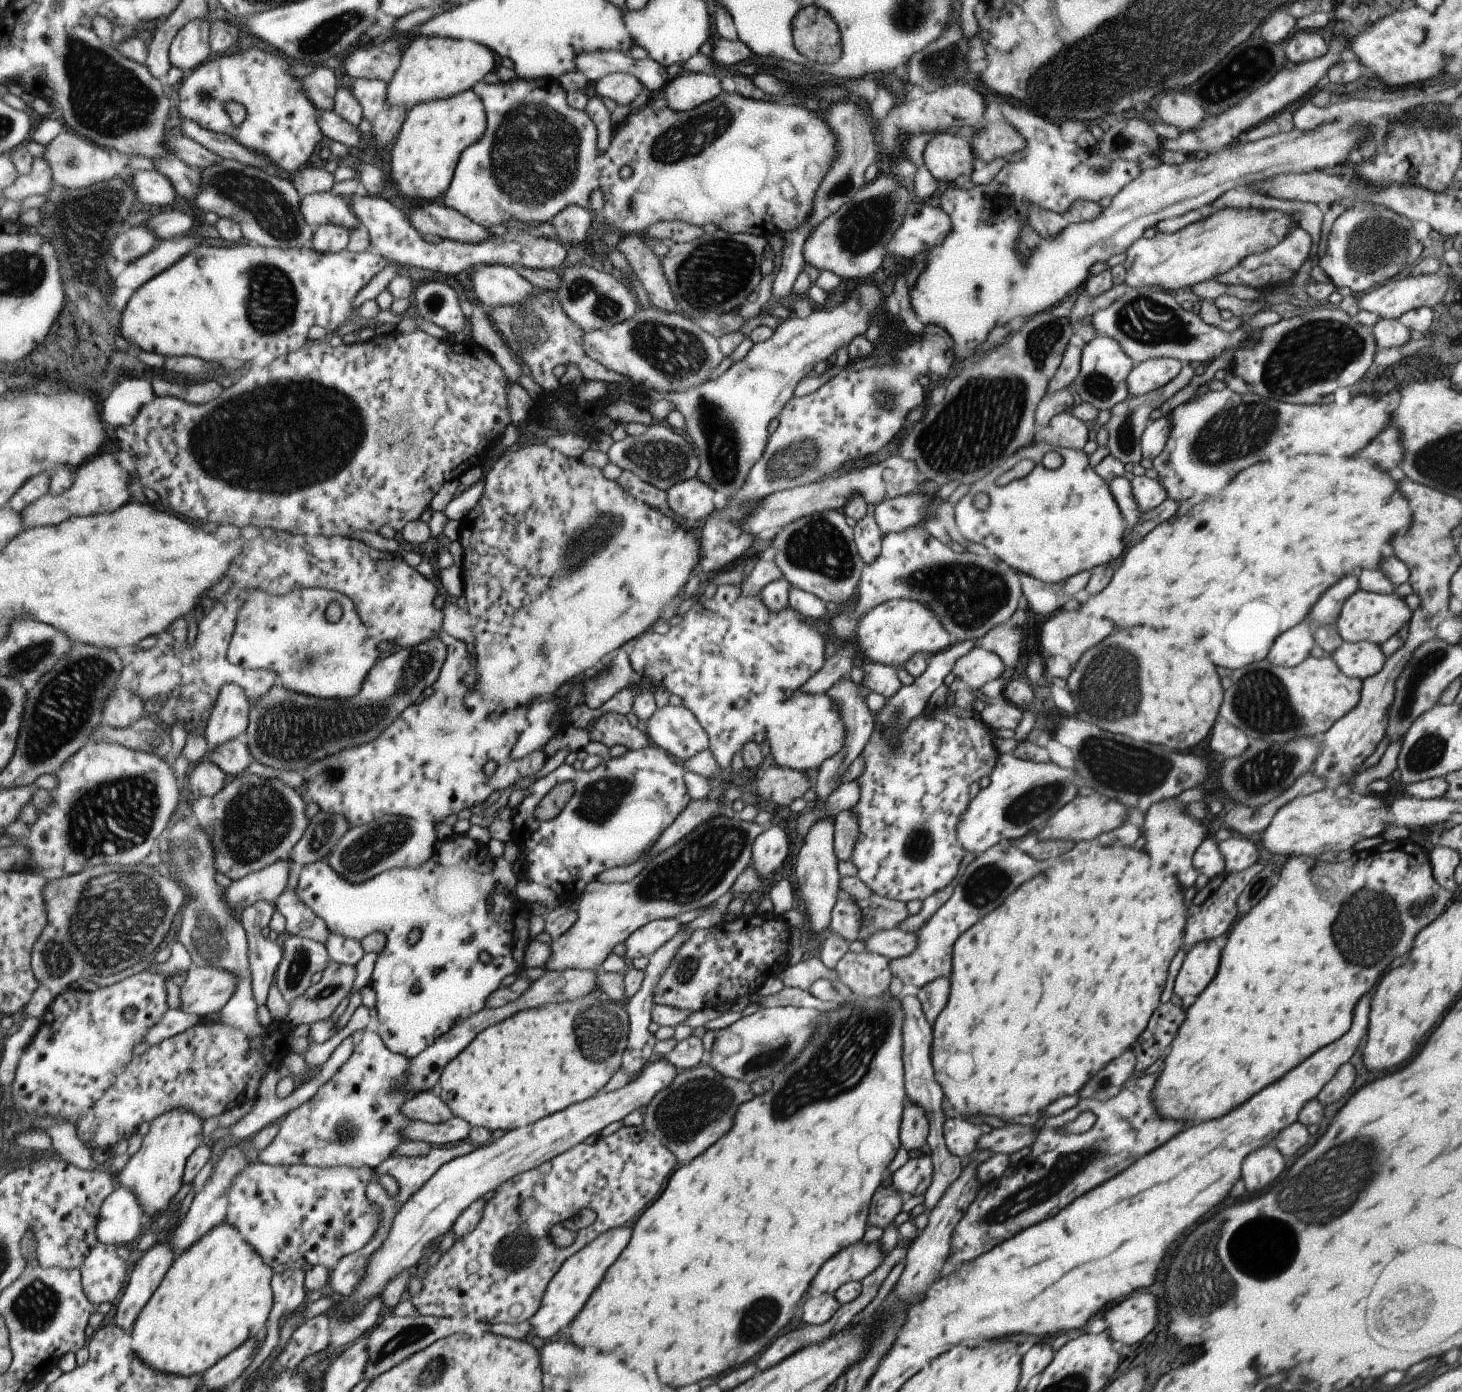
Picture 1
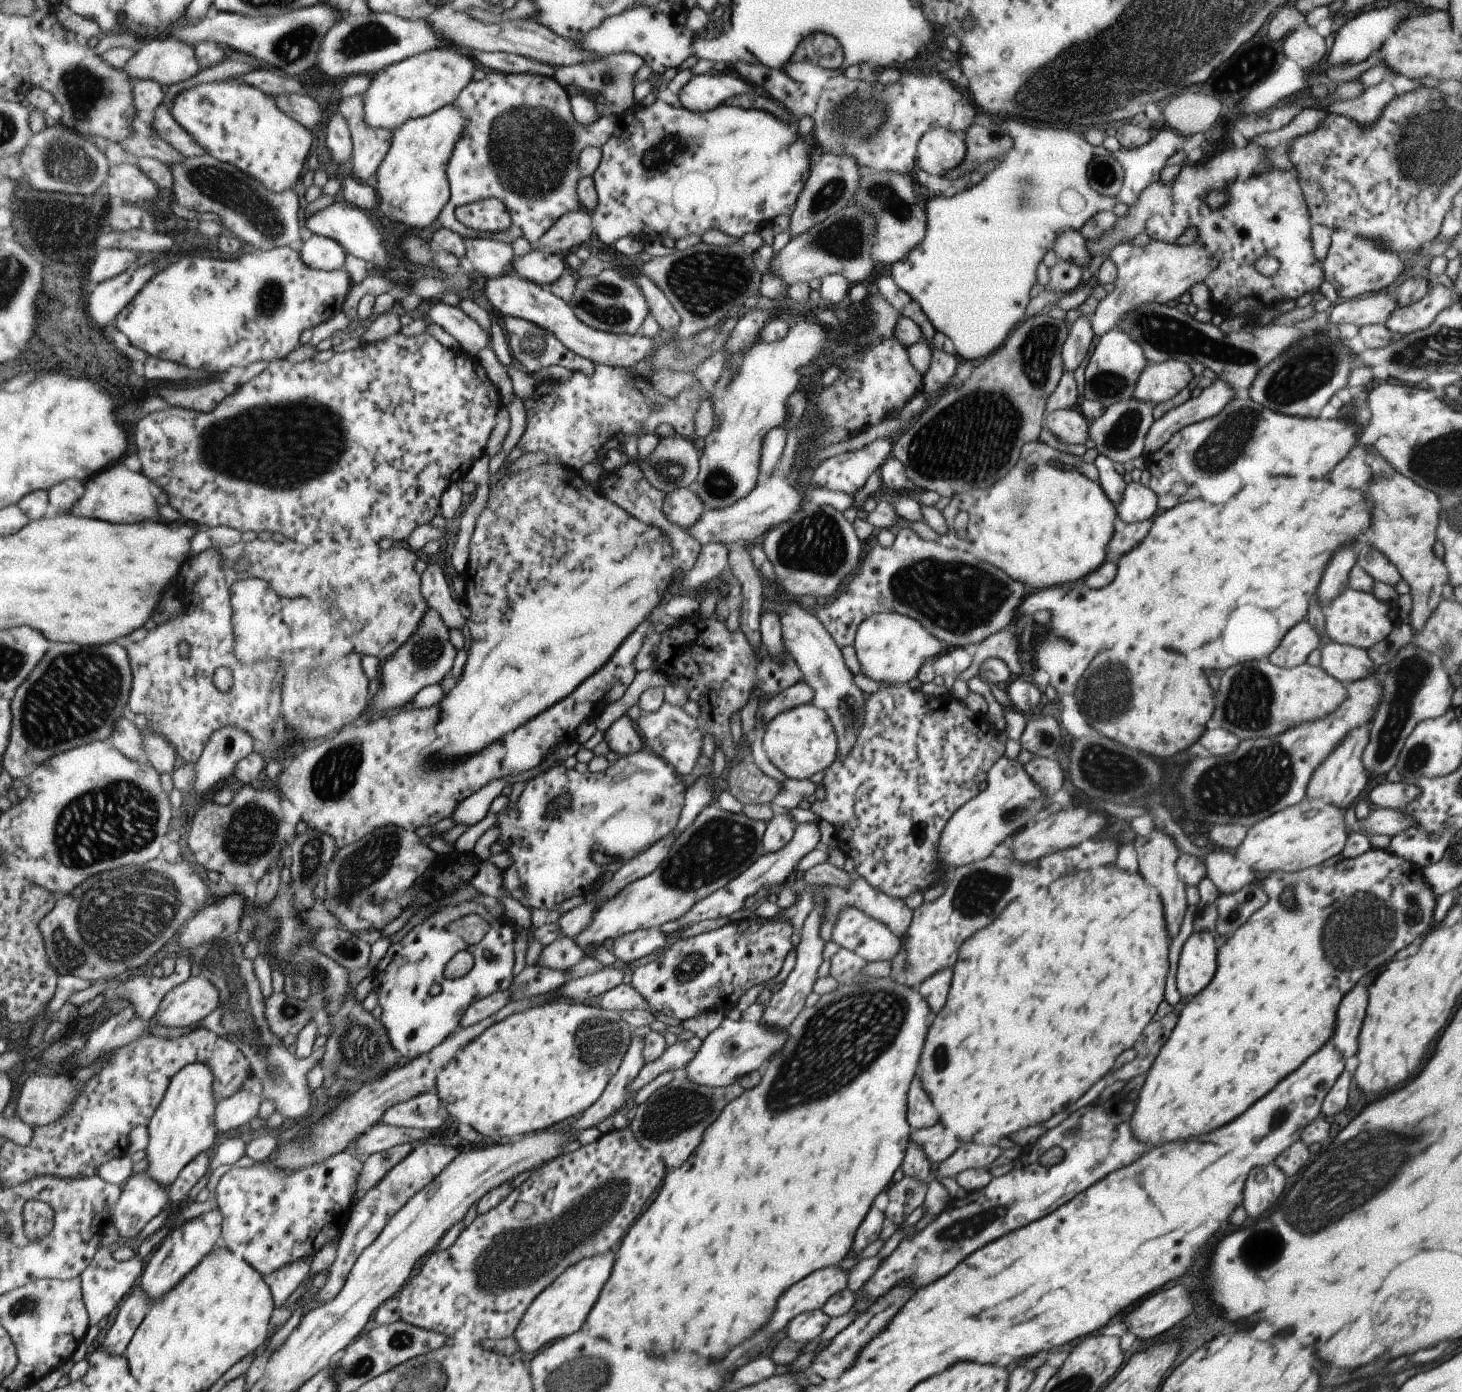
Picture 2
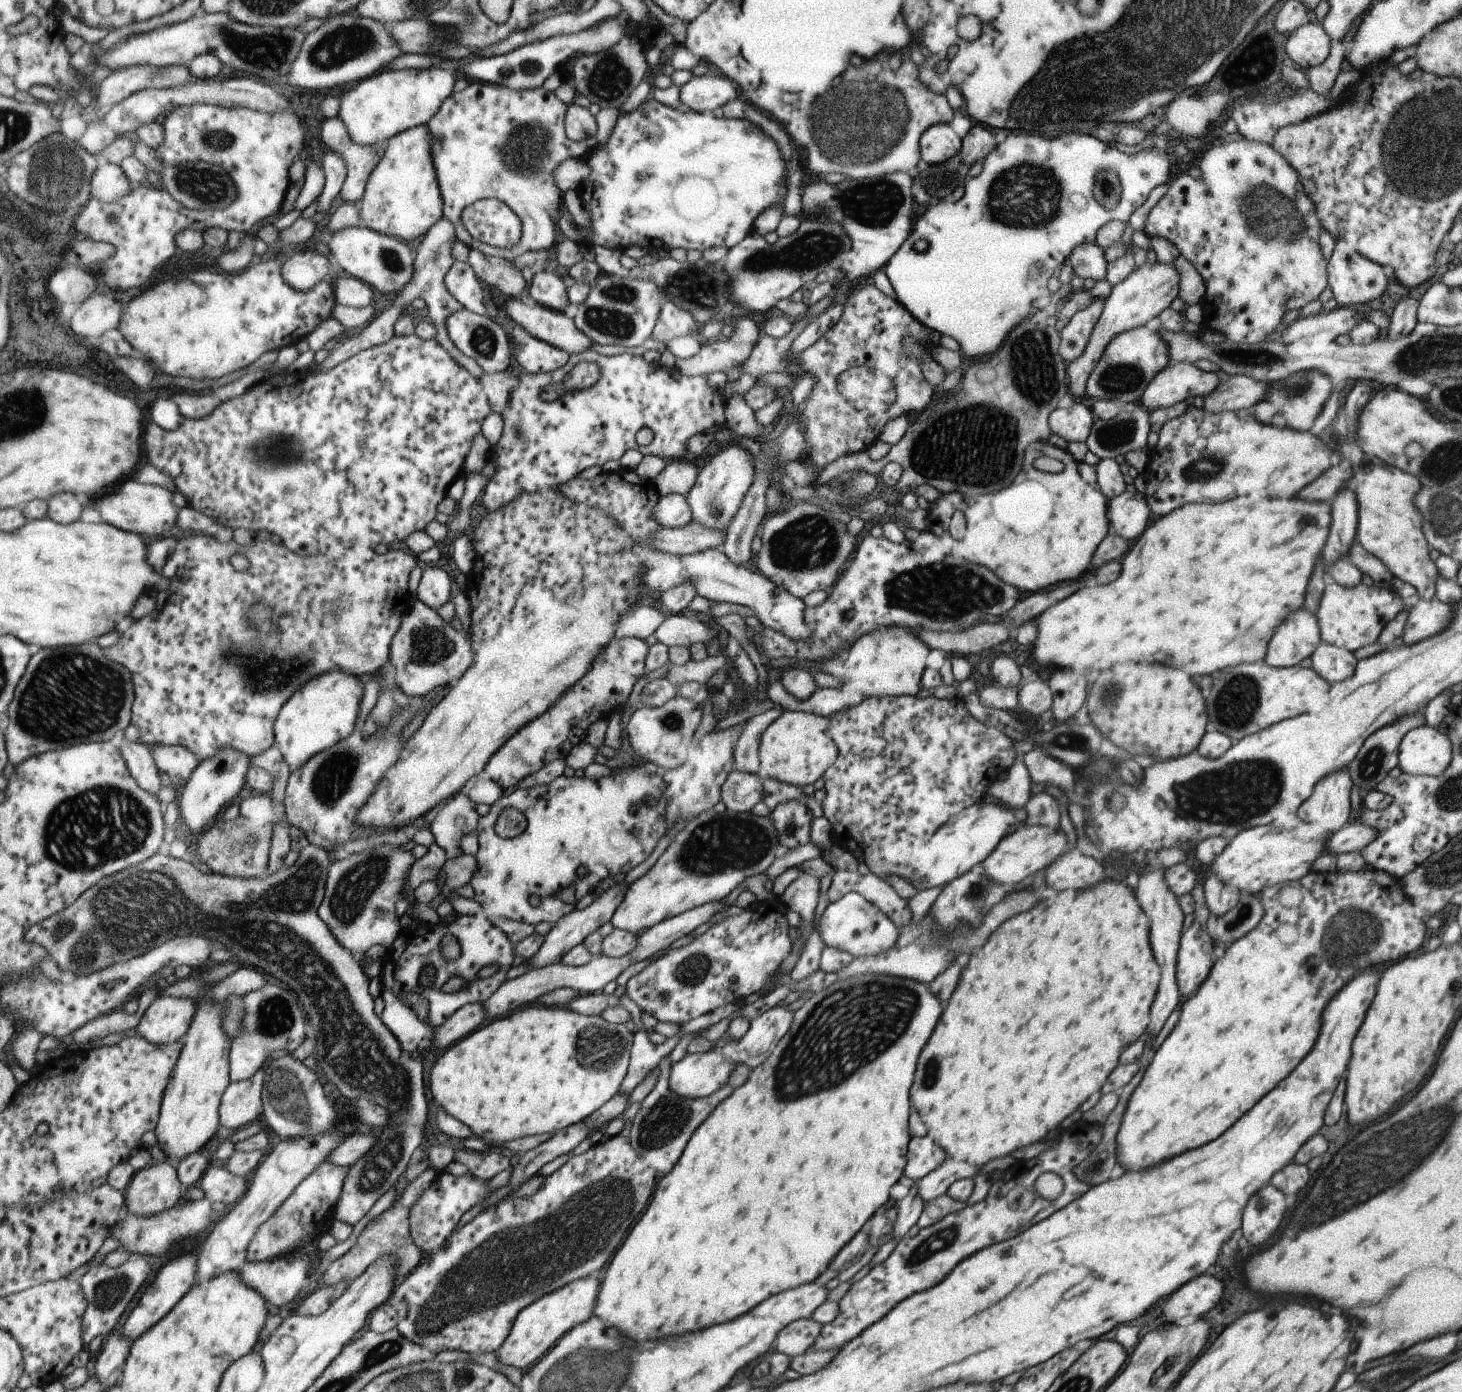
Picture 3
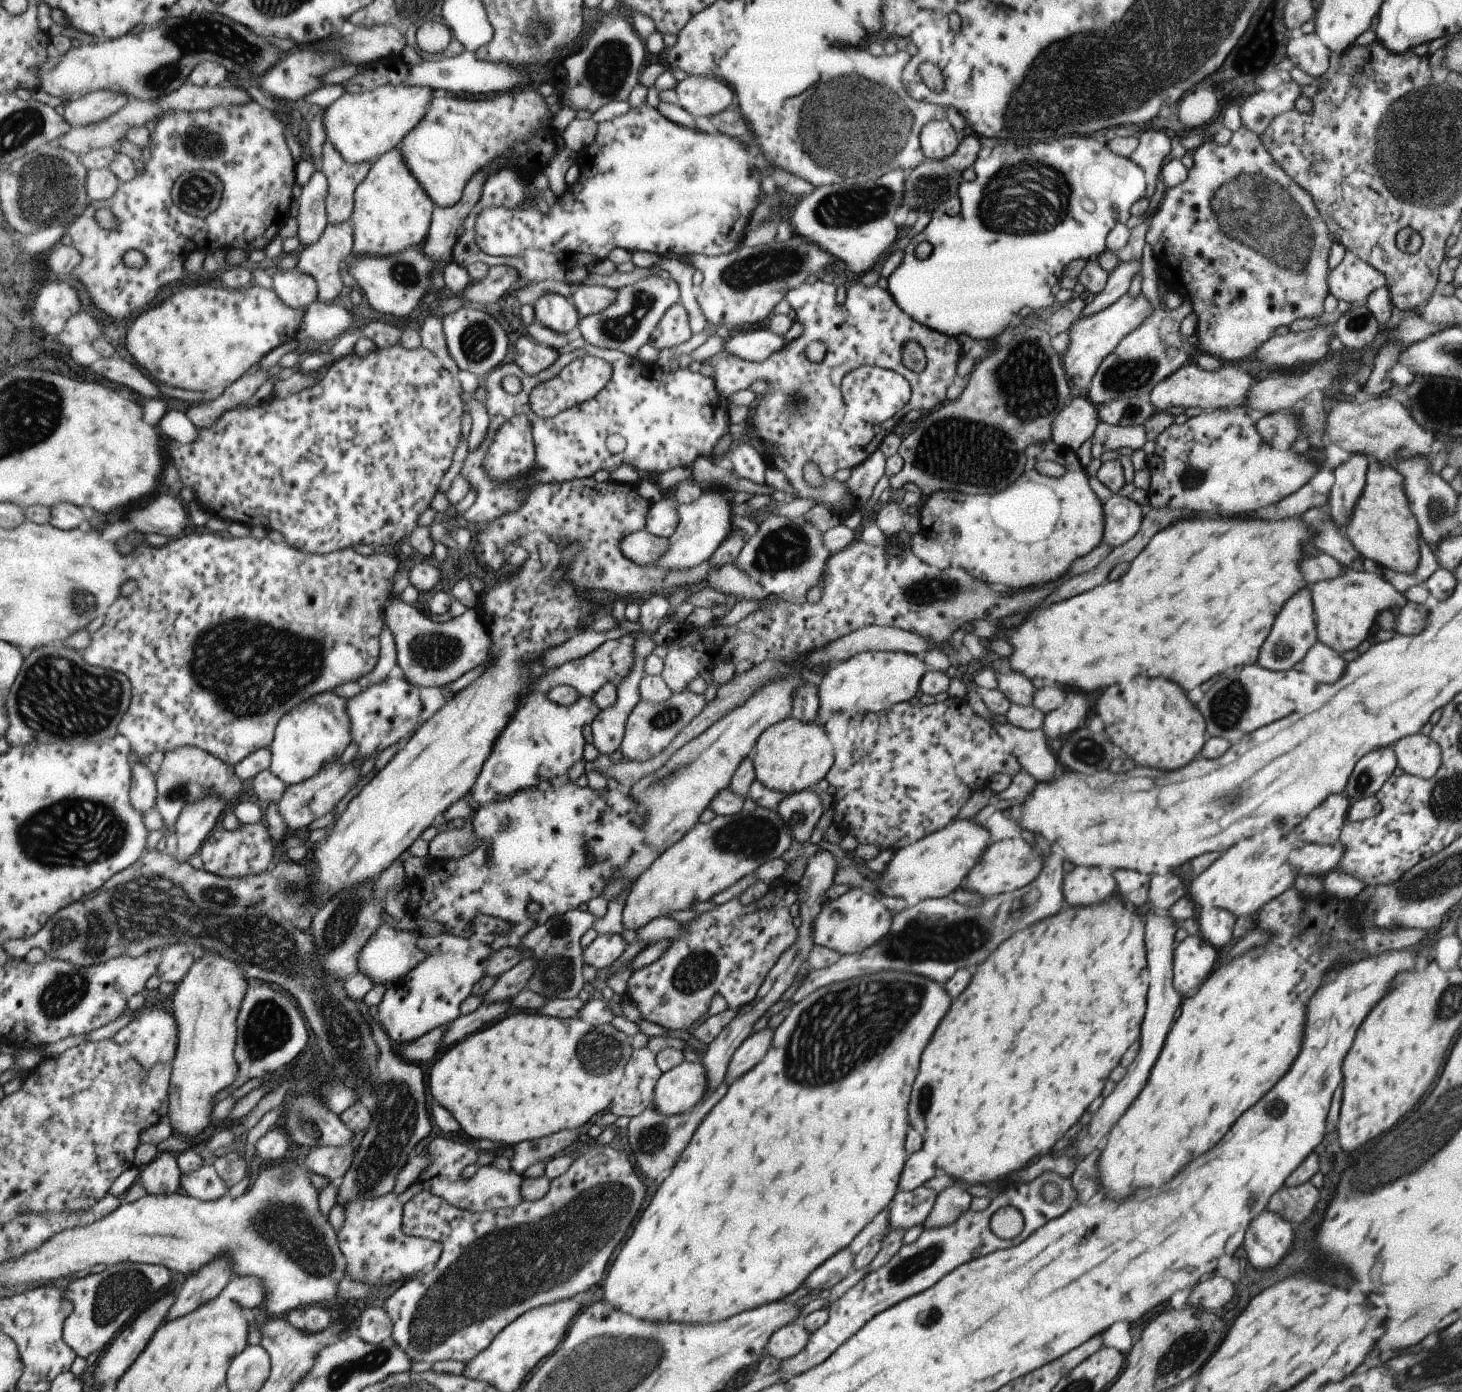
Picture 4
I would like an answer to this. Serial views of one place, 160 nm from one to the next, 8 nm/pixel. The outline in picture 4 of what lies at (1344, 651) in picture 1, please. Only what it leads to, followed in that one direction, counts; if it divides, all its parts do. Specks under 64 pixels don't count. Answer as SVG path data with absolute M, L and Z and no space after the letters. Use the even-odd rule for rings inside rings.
M1318 641L1305 652L1301 668L1307 676L1311 676L1317 684L1321 682L1335 682L1345 670L1345 660L1331 648L1320 644Z

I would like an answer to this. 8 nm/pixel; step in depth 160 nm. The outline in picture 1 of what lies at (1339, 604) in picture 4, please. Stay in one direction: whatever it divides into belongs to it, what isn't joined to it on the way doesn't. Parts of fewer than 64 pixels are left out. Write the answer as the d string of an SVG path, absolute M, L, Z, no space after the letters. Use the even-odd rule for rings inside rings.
M1357 589L1348 596L1343 603L1342 609L1336 618L1335 626L1339 636L1348 643L1367 641L1380 645L1395 632L1408 624L1412 617L1412 611L1405 605L1402 597L1396 592L1379 594Z

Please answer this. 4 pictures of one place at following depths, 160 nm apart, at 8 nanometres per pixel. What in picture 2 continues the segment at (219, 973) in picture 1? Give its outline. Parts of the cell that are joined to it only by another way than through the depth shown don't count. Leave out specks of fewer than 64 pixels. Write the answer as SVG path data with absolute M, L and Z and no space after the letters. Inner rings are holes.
M199 972L166 994L155 1017L161 1026L191 1026L217 1010L221 1003L218 986Z

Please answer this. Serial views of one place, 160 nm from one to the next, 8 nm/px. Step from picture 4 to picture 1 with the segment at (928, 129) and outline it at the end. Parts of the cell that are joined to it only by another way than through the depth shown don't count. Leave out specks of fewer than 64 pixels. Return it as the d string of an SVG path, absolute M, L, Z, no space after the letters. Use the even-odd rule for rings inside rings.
M949 133L933 135L925 145L922 159L930 175L951 184L958 176L970 175L975 156L970 143Z

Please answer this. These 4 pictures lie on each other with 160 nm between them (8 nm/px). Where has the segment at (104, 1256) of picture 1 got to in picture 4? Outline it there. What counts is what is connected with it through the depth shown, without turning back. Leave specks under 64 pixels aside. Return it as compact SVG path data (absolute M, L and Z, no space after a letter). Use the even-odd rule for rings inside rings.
M120 1263L107 1267L102 1273L89 1274L73 1280L67 1284L67 1290L64 1292L64 1297L74 1302L74 1311L72 1316L66 1320L64 1328L67 1344L83 1358L89 1358L93 1352L99 1353L99 1350L105 1350L122 1333L123 1326L129 1325L131 1320L135 1320L137 1312L141 1313L161 1298L159 1294L167 1288L169 1282L171 1282L171 1272L164 1265L148 1263Z

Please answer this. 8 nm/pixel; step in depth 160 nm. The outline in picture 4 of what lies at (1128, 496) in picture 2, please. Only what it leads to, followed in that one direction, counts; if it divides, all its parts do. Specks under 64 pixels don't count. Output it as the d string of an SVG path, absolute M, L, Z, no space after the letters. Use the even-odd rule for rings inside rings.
M1112 494L1102 504L1102 512L1104 518L1101 542L1110 549L1128 542L1137 533L1139 522L1143 518L1133 500L1116 494Z

